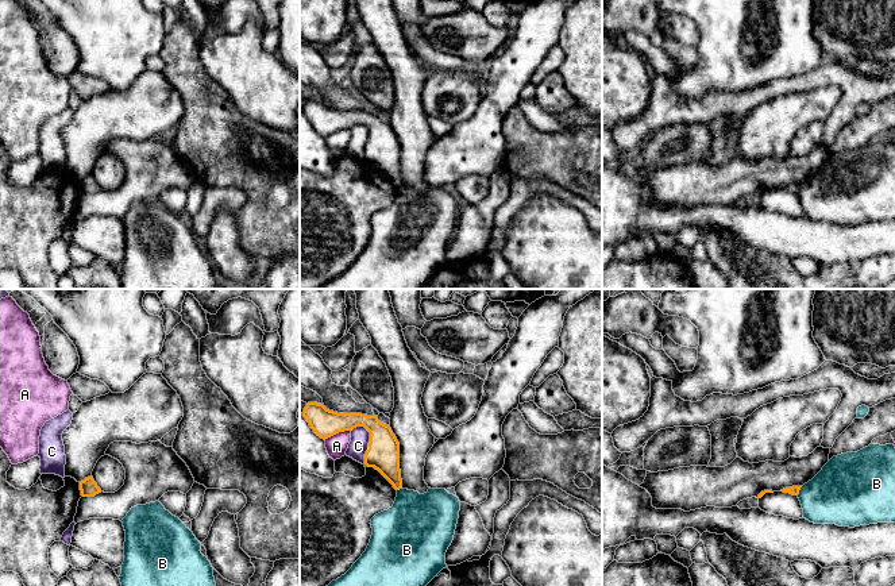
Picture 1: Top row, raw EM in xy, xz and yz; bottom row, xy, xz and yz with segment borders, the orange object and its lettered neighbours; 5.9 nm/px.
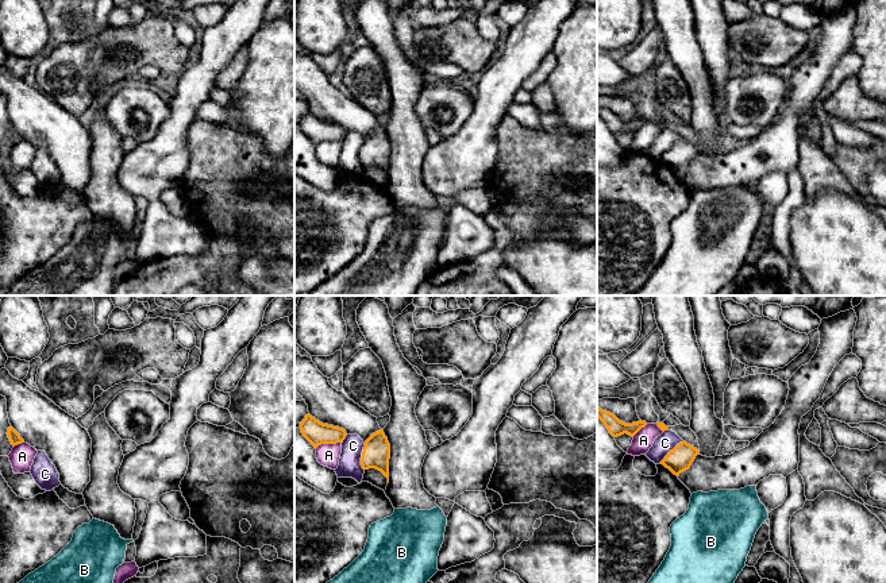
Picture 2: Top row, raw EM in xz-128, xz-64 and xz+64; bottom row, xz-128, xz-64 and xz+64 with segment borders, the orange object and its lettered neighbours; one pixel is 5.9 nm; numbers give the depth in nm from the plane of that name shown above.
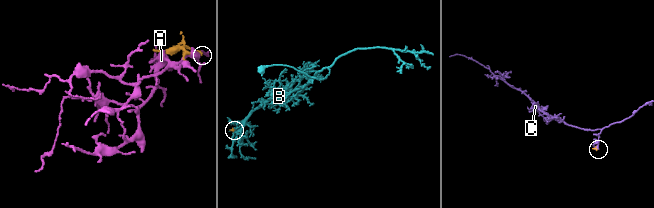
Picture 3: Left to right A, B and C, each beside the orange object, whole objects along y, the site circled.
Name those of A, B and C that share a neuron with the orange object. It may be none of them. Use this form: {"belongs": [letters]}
{"belongs": []}

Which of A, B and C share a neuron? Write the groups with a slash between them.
A / B / C

